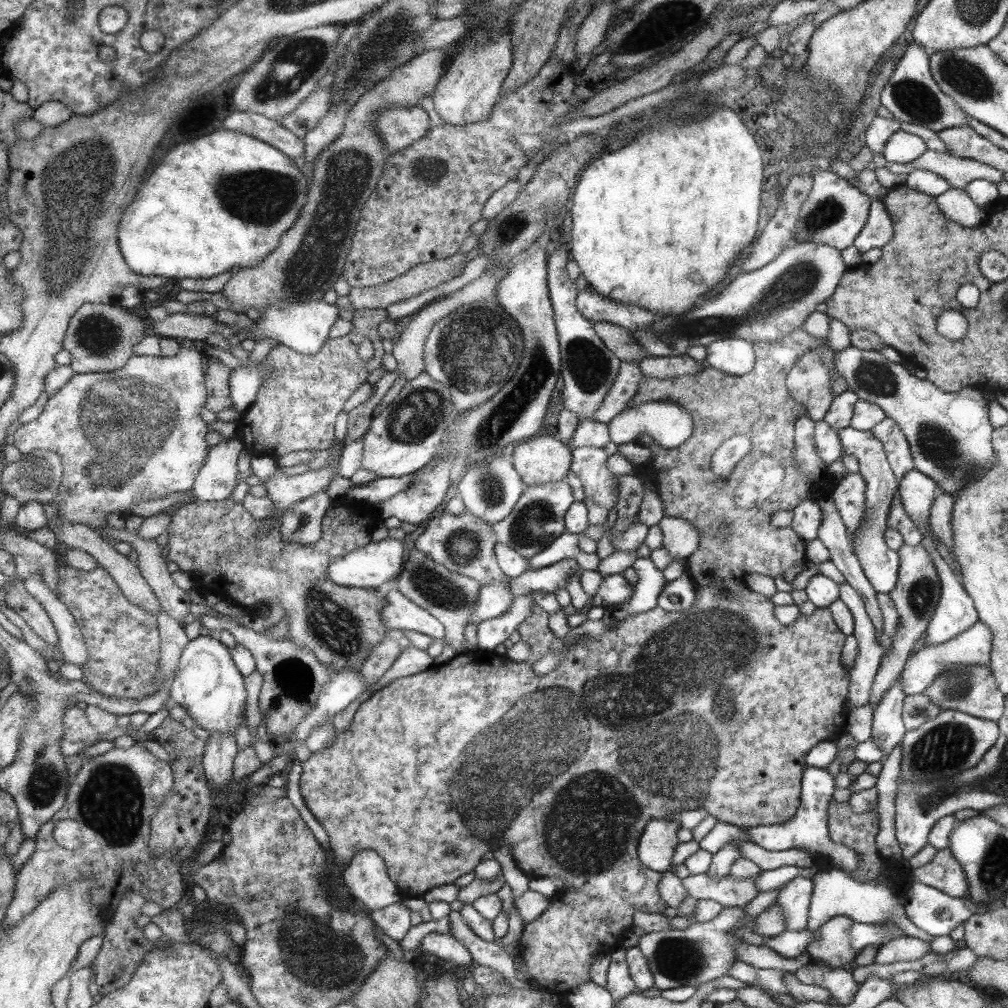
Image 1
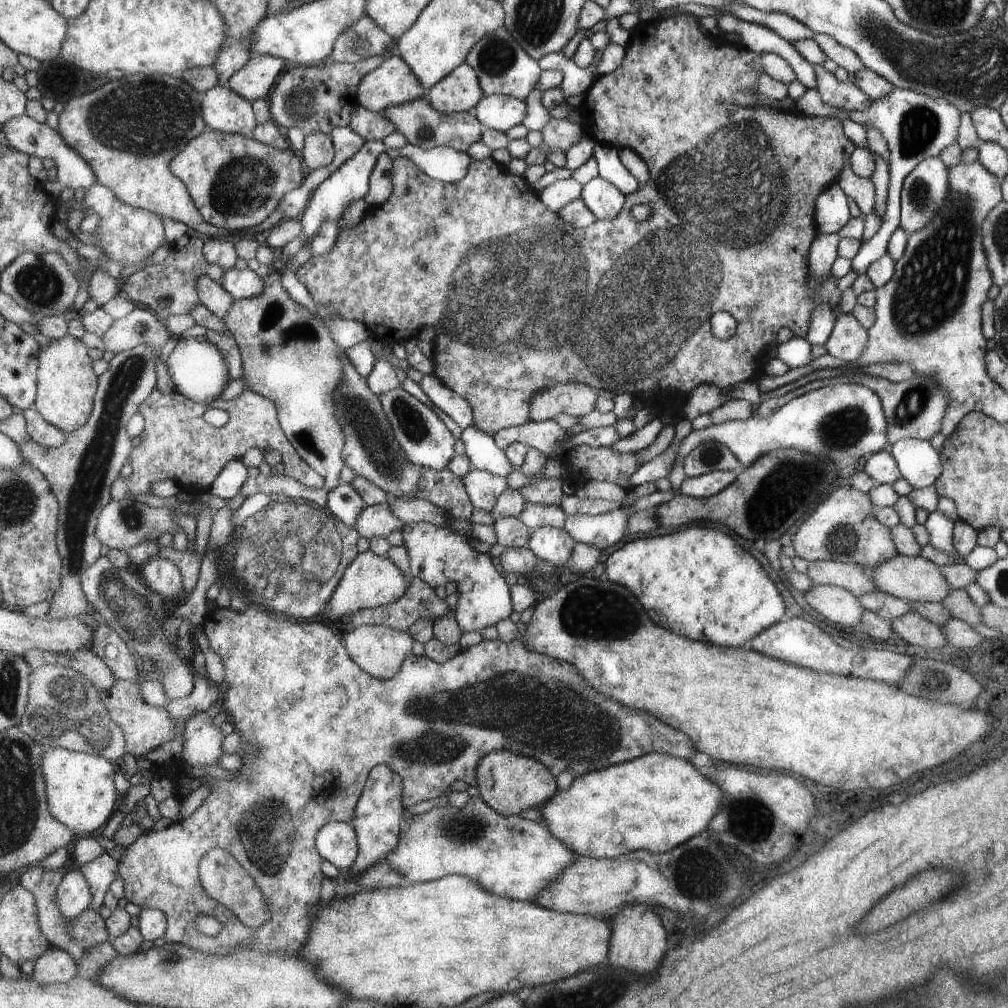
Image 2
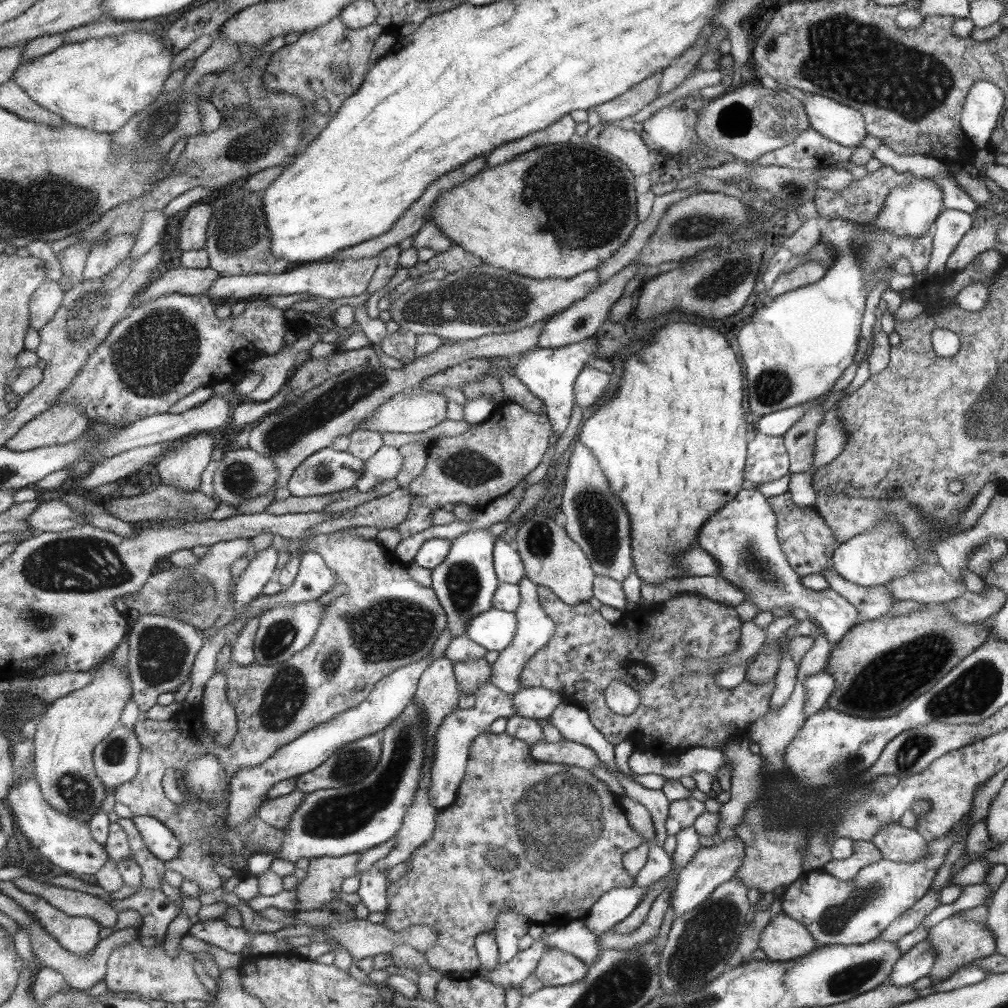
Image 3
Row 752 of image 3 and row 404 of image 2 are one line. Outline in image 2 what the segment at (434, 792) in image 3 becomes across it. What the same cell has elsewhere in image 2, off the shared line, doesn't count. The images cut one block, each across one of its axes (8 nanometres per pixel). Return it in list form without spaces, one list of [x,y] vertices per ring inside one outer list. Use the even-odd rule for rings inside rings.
[[[422,375],[418,385],[432,402],[431,406],[442,414],[447,414],[461,430],[472,424],[472,410],[469,403],[447,388],[435,375]]]

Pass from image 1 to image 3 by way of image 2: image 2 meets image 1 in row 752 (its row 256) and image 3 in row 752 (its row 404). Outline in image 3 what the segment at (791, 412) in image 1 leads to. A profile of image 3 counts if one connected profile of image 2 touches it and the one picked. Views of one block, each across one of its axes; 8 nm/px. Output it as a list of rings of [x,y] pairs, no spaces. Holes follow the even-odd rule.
[[[536,587],[543,612],[553,620],[556,627],[547,644],[525,663],[518,681],[524,686],[524,690],[543,687],[559,693],[563,702],[583,709],[587,712],[591,724],[614,747],[621,740],[629,739],[634,744],[634,750],[652,751],[655,758],[678,757],[688,748],[719,749],[729,739],[737,736],[746,738],[749,726],[769,711],[774,680],[755,685],[744,680],[732,690],[719,690],[712,682],[712,676],[716,673],[716,668],[712,664],[725,655],[731,655],[737,648],[741,622],[737,619],[735,608],[719,604],[705,596],[682,594],[655,605],[657,607],[655,628],[647,626],[645,622],[639,626],[639,632],[627,632],[623,626],[613,626],[613,623],[606,622],[588,602],[568,605],[557,597],[552,589]],[[685,657],[698,658],[706,664],[706,668],[689,672],[684,668]],[[633,663],[642,664],[652,670],[654,672],[652,679],[643,682],[628,675],[626,666]],[[613,680],[626,684],[639,695],[639,704],[627,716],[615,714],[607,708],[604,690]],[[484,731],[478,734],[468,746],[469,756],[466,762],[465,774],[461,784],[458,786],[454,802],[435,814],[433,817],[433,832],[431,839],[419,845],[413,850],[407,862],[407,871],[404,876],[395,883],[388,884],[386,889],[387,916],[381,924],[393,932],[404,930],[409,926],[423,925],[439,933],[437,940],[427,951],[425,951],[425,963],[435,970],[445,973],[460,970],[475,970],[480,967],[480,963],[475,951],[474,938],[481,931],[491,932],[497,914],[505,909],[515,911],[518,915],[527,917],[531,924],[551,924],[560,927],[573,920],[583,920],[589,907],[592,906],[605,892],[615,888],[629,888],[634,886],[634,881],[623,868],[621,858],[631,849],[637,848],[643,843],[643,838],[639,832],[631,828],[625,818],[625,813],[618,803],[618,799],[611,794],[604,784],[601,784],[588,770],[574,769],[567,764],[555,764],[545,762],[535,762],[531,758],[530,744],[525,744],[522,740],[511,738],[504,732],[492,734]]]

